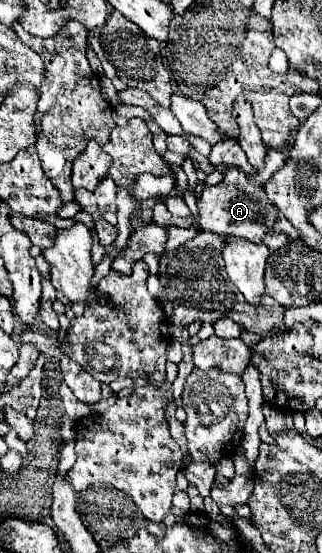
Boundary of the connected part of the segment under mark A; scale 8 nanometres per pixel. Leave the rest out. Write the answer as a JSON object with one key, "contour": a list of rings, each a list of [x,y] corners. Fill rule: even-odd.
{"contour":[[[268,150],[266,154],[266,166],[264,170],[256,172],[252,180],[244,176],[238,168],[228,168],[224,170],[224,180],[216,186],[204,186],[202,194],[198,198],[198,232],[220,232],[220,234],[230,234],[238,238],[246,238],[252,242],[262,242],[266,232],[270,232],[274,220],[276,220],[276,208],[274,204],[266,198],[264,188],[260,188],[282,164],[288,152],[278,152],[278,150]]]}

